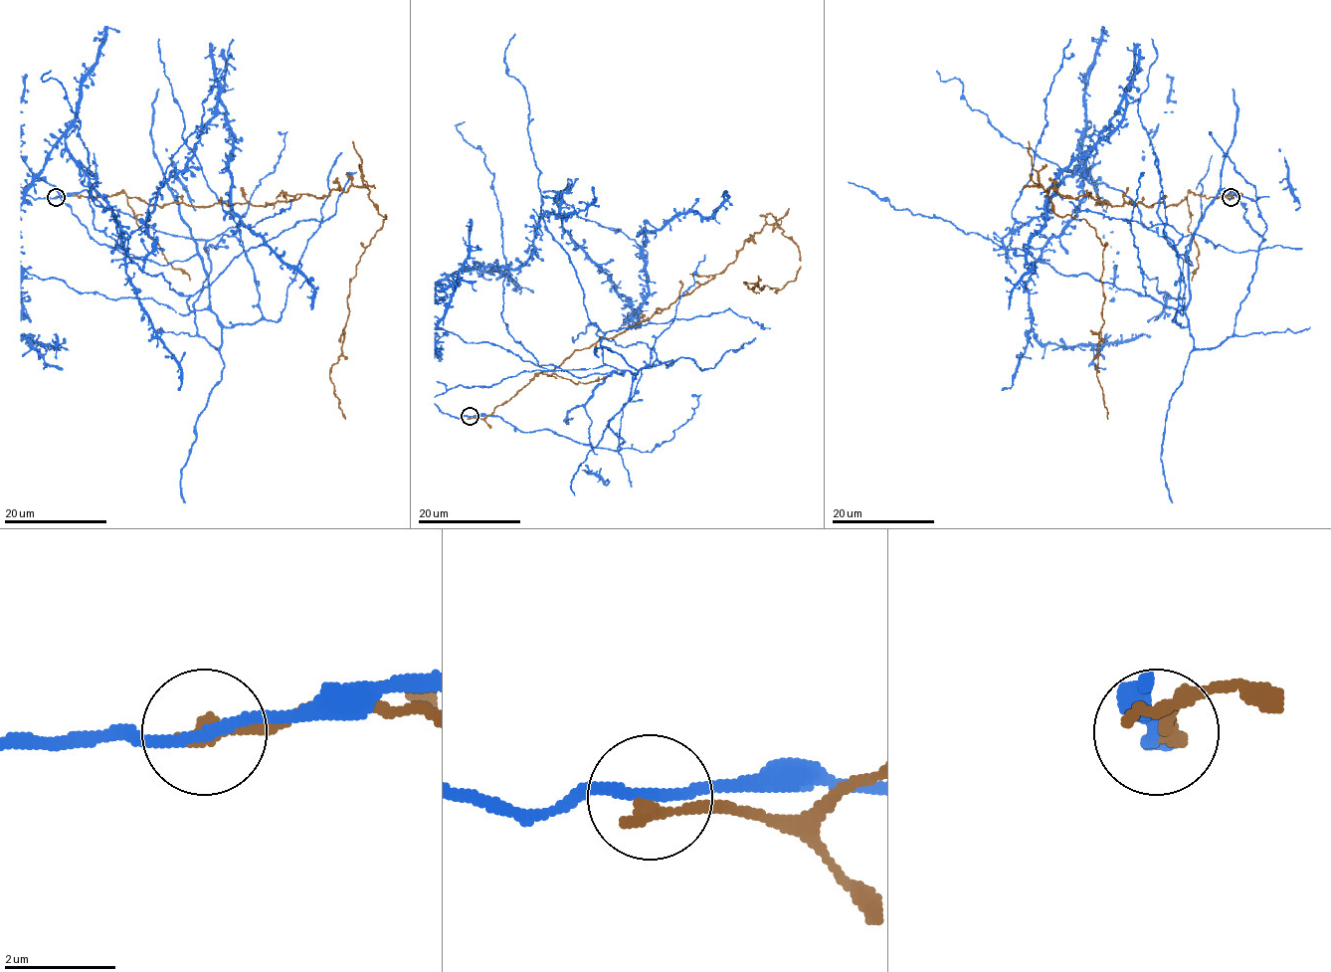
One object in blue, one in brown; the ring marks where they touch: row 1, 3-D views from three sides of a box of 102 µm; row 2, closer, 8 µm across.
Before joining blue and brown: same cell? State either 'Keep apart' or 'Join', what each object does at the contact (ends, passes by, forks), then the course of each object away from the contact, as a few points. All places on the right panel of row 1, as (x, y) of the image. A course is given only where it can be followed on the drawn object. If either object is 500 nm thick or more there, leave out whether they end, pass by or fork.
Keep apart. At the ring blue passes by. At the ring brown ends. Course of blue: (1231, 198), (1265, 239), (1217, 346), (1194, 345), (1185, 309), (1011, 246), (1124, 98), (1056, 177), (1008, 309). Course of brown: (1231, 198), (1111, 205), (1039, 186), (1104, 248), (1096, 372), (1107, 419)

